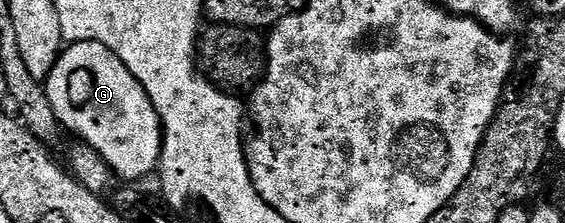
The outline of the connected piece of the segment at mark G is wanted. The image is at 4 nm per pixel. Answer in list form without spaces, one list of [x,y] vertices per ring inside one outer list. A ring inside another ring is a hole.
[[[73,42],[60,53],[55,67],[45,83],[49,103],[56,113],[56,120],[64,131],[72,130],[80,143],[92,146],[107,161],[112,175],[124,178],[124,183],[135,184],[138,178],[156,173],[159,157],[163,151],[163,123],[141,84],[121,64],[121,60],[105,44],[100,42]]]

